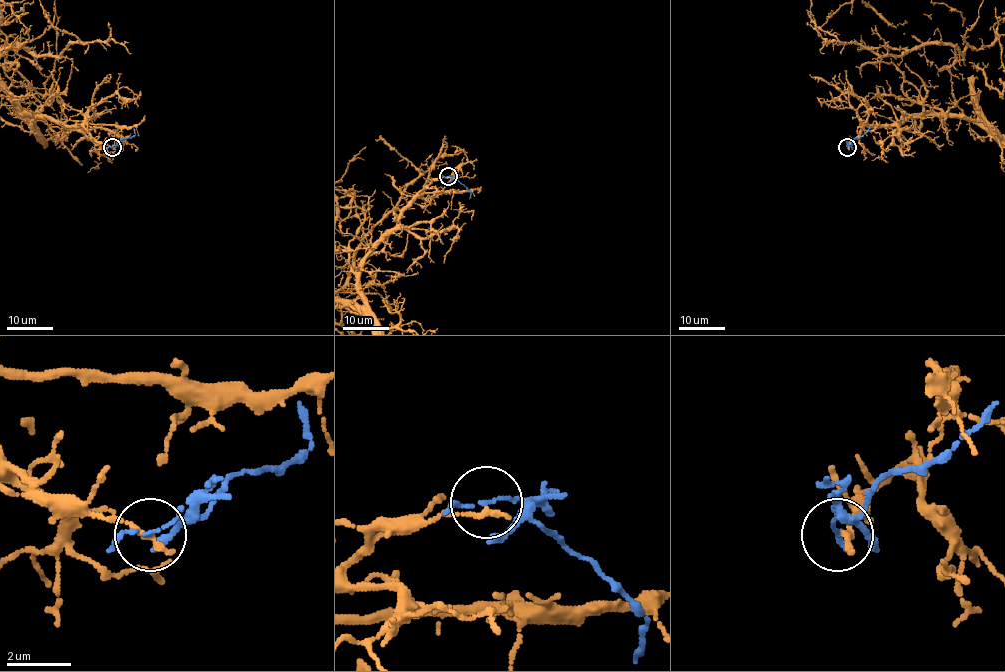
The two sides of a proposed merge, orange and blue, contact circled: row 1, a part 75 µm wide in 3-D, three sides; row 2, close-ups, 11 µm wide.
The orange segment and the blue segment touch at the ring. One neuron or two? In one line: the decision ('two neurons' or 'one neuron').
two neurons

